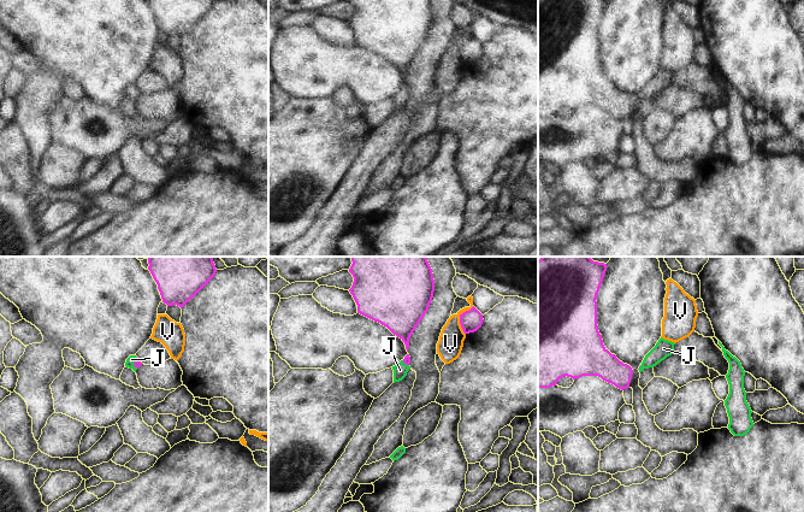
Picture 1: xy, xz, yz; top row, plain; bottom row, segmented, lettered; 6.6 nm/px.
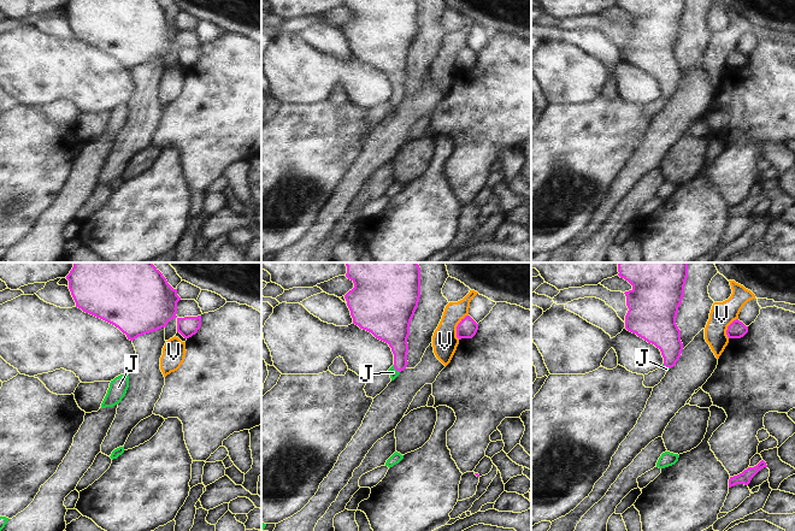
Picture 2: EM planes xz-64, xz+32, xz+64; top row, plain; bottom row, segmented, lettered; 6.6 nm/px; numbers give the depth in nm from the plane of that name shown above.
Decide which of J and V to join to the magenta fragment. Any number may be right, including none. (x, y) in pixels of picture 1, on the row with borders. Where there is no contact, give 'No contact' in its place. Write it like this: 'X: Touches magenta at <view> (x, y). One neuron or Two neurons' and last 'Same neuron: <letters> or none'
J: Touches magenta at xy (134, 363). One neuron
V: Touches magenta at xz (460, 318). Two neurons
Same neuron: J.

